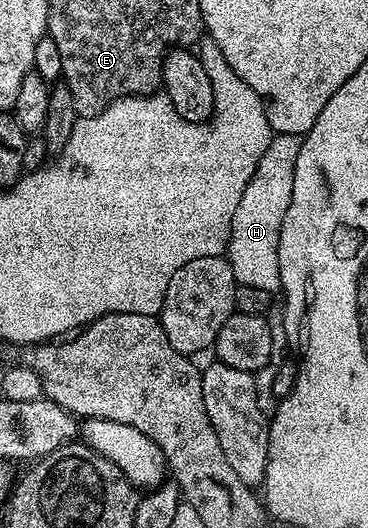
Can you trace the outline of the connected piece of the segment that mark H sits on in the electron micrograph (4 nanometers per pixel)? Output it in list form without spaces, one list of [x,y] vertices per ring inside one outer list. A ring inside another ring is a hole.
[[[280,133],[271,136],[268,151],[260,155],[260,163],[240,195],[236,215],[232,215],[232,231],[224,254],[232,267],[232,275],[239,285],[256,287],[271,295],[282,287],[278,248],[280,247],[280,227],[284,215],[288,215],[288,203],[292,203],[292,179],[296,171],[296,155],[300,155],[302,137],[297,133]]]

